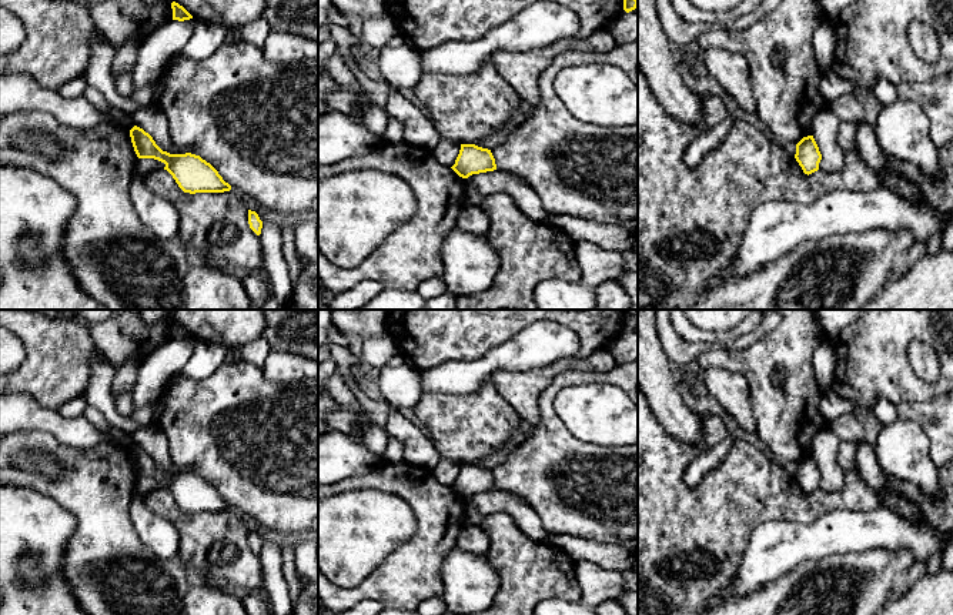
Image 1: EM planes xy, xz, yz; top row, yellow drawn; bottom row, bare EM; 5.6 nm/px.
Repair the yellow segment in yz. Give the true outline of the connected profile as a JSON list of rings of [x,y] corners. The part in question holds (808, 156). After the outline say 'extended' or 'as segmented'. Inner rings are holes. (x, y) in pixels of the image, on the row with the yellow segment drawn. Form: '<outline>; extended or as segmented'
[[[813,136],[803,137],[796,144],[795,158],[802,167],[803,173],[807,176],[819,170],[822,154]]]; as segmented

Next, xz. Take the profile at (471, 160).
[[[461,144],[455,164],[451,167],[459,177],[496,170],[495,158],[488,148],[475,144]]]; as segmented

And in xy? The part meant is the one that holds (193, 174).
[[[137,126],[130,130],[130,137],[137,157],[164,163],[164,170],[173,176],[184,193],[224,193],[231,190],[231,185],[223,180],[218,171],[200,156],[163,151],[153,137]]]; as segmented

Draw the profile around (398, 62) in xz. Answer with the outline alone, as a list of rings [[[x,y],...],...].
[[[401,34],[388,40],[378,53],[378,68],[394,88],[414,88],[421,80],[419,53]]]

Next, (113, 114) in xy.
[[[87,87],[83,93],[84,98],[97,107],[101,113],[106,114],[106,121],[110,121],[127,131],[130,131],[134,127],[134,121],[131,116],[121,111],[120,108],[114,107],[111,103],[108,103],[100,90],[94,87]]]

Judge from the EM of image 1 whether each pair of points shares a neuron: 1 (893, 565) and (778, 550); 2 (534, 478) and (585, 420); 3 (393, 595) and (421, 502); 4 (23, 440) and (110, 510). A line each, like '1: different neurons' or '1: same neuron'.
1: different neurons
2: different neurons
3: same neuron
4: same neuron

